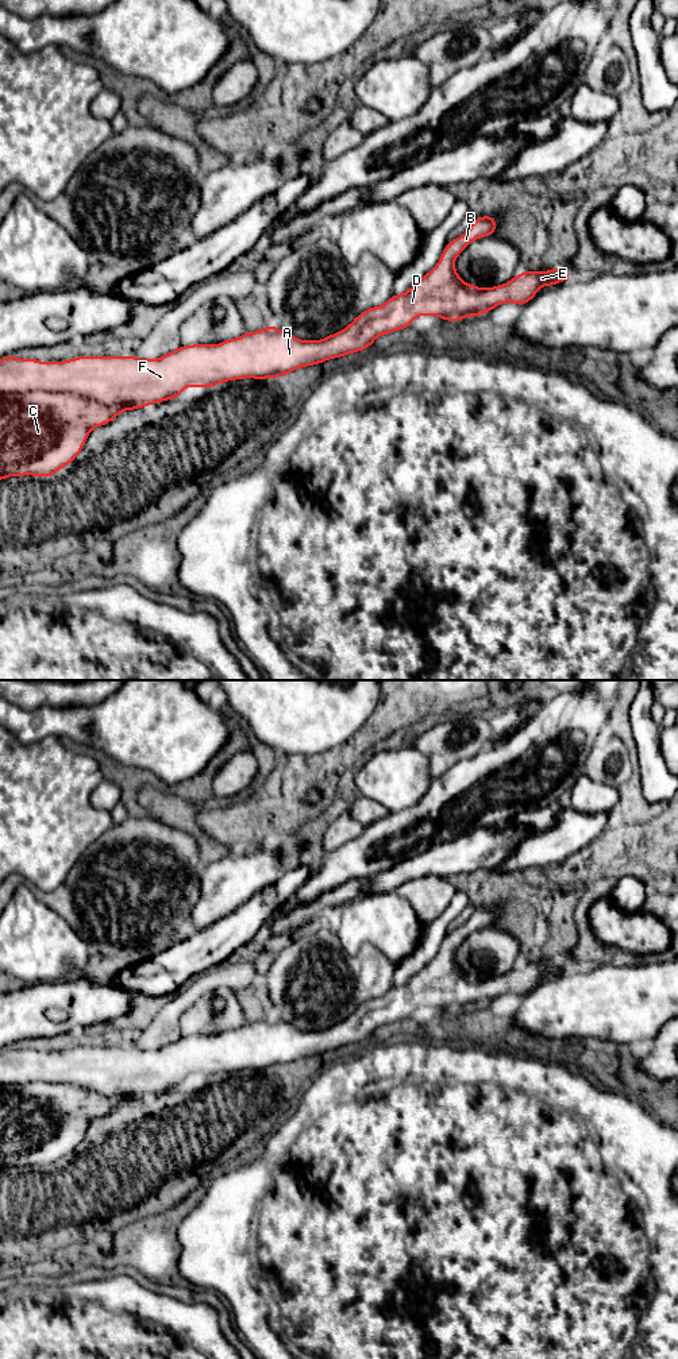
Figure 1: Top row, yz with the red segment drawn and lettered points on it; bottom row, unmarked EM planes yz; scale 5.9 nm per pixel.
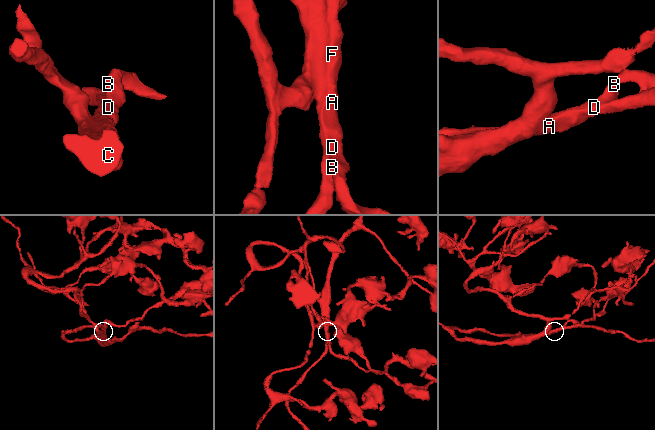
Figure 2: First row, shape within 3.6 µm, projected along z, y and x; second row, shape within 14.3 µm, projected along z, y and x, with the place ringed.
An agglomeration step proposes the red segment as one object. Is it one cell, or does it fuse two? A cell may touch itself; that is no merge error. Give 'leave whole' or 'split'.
leave whole

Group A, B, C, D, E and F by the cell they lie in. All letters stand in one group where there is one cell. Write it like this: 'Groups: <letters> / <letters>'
Groups: A B C D E F

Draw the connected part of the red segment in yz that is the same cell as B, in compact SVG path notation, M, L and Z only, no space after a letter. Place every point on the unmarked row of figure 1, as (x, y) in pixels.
M492 906L475 908L463 926L446 935L435 958L404 985L393 985L385 995L367 999L344 1020L320 1031L300 1031L267 1016L219 1035L180 1036L158 1050L80 1046L63 1053L41 1053L4 1047L0 1051L0 1171L26 1166L51 1170L84 1140L93 1119L109 1115L124 1101L178 1089L189 1077L204 1080L235 1070L284 1069L297 1059L363 1042L378 1027L402 1019L408 1022L419 1007L438 1007L454 1014L486 1005L505 993L524 997L542 977L550 978L573 969L565 960L548 960L544 964L523 962L509 973L488 980L466 974L455 961L455 950L471 933L492 927L496 920Z

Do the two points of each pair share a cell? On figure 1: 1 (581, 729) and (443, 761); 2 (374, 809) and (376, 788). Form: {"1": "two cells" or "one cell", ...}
{"1": "two cells", "2": "two cells"}

